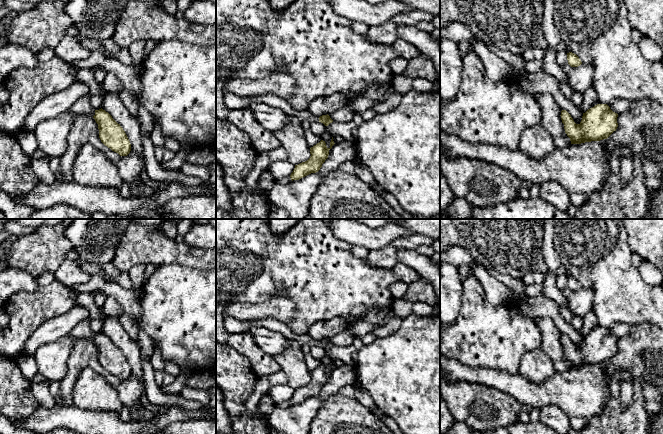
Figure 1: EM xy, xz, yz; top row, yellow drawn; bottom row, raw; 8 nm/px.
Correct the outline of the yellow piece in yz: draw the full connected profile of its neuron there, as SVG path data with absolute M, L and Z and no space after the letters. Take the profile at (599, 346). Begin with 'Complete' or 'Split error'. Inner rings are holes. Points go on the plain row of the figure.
Complete. M597 328L588 333L579 348L574 346L566 334L562 334L560 340L571 368L607 363L618 351L618 338L607 328Z

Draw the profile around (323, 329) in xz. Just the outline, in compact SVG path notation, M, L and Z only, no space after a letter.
M334 317L330 320L319 320L309 328L307 334L311 338L320 341L346 331L348 325L348 321L343 317Z

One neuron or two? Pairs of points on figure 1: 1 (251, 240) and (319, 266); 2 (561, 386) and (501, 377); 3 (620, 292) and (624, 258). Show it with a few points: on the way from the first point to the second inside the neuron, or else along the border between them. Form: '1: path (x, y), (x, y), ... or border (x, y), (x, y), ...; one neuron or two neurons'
1: path (268, 253), (278, 263), (302, 263); one neuron
2: path (546, 390), (523, 390), (516, 385); one neuron
3: path (620, 284), (620, 266); one neuron

